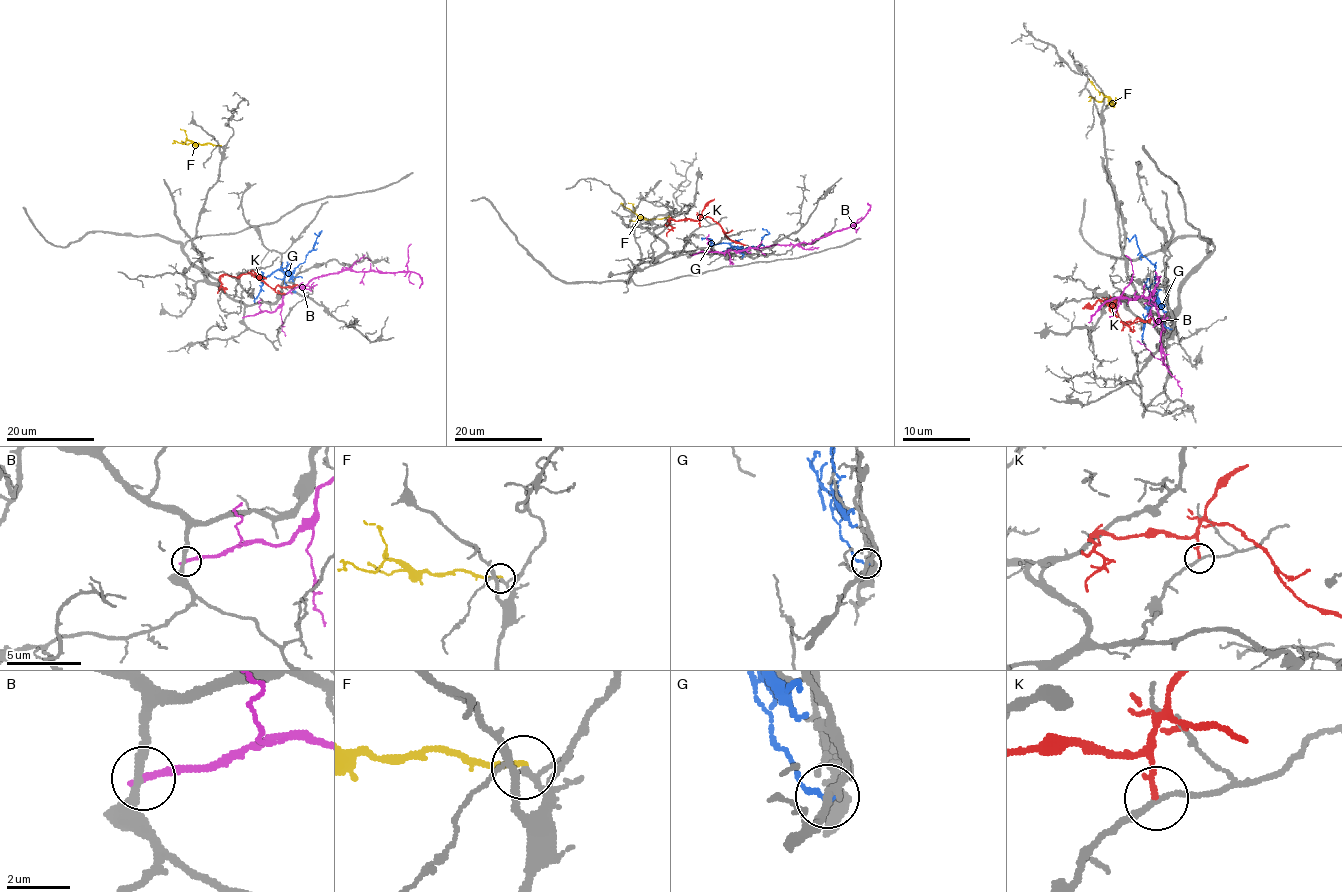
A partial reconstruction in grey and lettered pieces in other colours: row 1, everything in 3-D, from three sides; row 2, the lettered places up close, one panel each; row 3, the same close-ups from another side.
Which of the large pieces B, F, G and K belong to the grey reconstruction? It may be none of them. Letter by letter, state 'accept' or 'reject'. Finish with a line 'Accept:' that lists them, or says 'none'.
B: reject
F: accept
G: reject
K: reject
Accept: F

